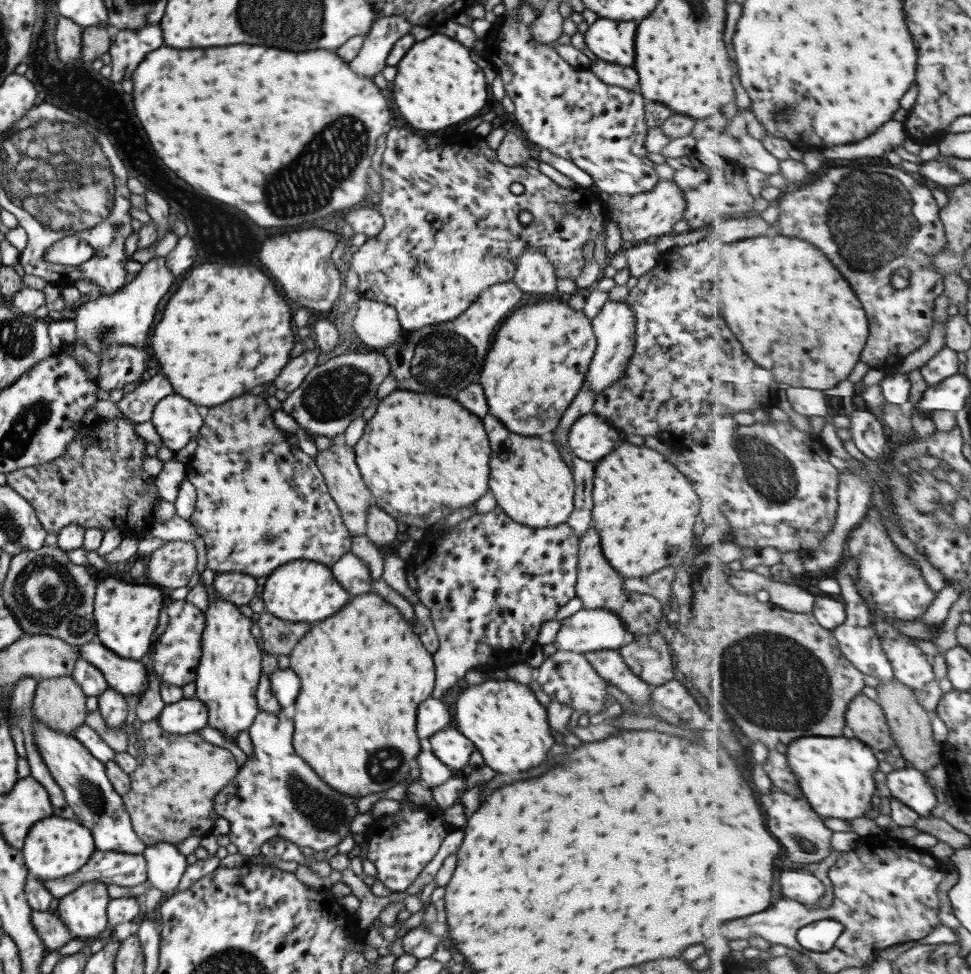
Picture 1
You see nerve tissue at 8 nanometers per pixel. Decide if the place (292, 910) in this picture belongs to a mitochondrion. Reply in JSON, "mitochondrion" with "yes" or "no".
{"mitochondrion":"no"}

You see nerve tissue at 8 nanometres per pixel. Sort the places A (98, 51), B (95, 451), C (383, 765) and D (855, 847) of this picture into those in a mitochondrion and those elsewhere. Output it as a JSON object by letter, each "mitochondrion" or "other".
{"A":"other","B":"other","C":"mitochondrion","D":"other"}

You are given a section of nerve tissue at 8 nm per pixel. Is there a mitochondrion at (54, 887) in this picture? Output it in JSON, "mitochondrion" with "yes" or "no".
{"mitochondrion":"no"}

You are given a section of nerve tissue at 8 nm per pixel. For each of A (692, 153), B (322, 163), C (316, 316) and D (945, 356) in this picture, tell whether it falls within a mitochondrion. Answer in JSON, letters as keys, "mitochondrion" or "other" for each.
{"A":"other","B":"mitochondrion","C":"other","D":"other"}

